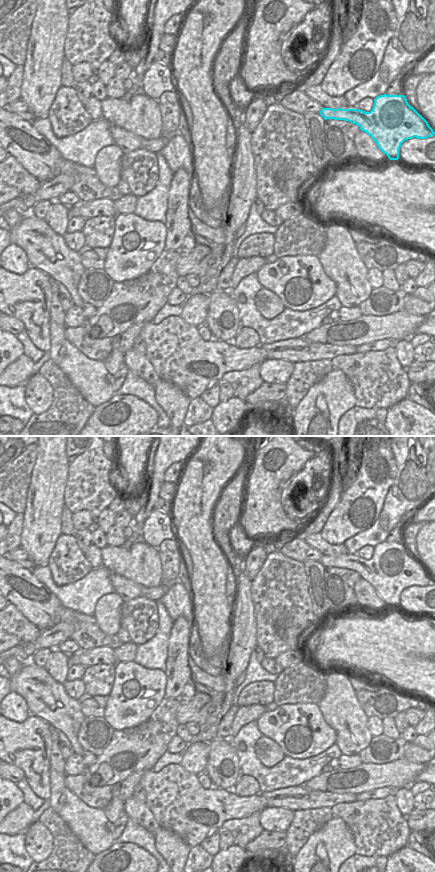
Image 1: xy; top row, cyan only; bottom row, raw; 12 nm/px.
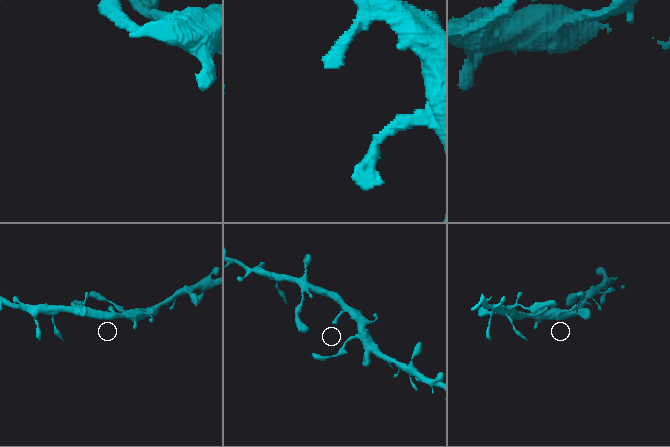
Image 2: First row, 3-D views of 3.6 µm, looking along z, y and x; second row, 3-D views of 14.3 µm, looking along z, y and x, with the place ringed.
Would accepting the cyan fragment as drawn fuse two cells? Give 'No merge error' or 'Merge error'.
Merge error.

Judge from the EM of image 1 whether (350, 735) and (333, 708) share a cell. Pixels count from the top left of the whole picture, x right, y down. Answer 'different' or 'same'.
same

